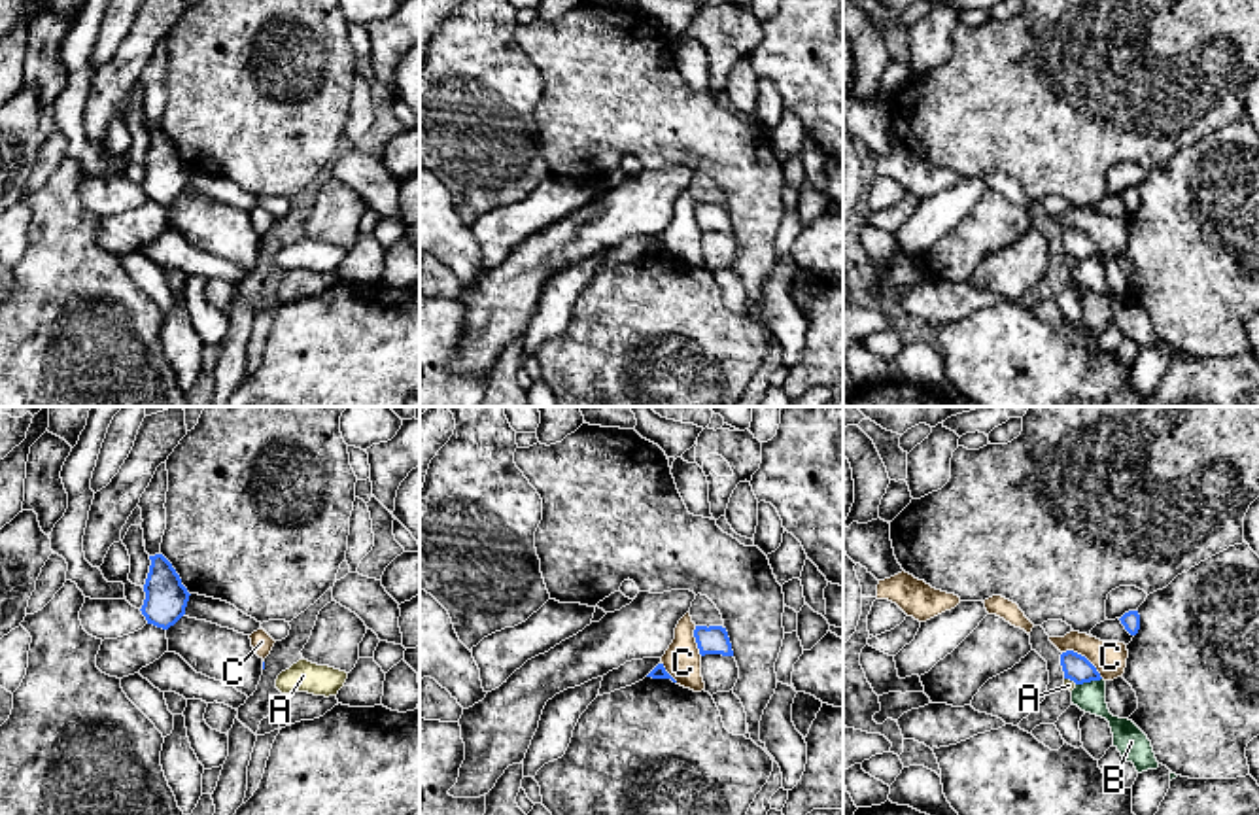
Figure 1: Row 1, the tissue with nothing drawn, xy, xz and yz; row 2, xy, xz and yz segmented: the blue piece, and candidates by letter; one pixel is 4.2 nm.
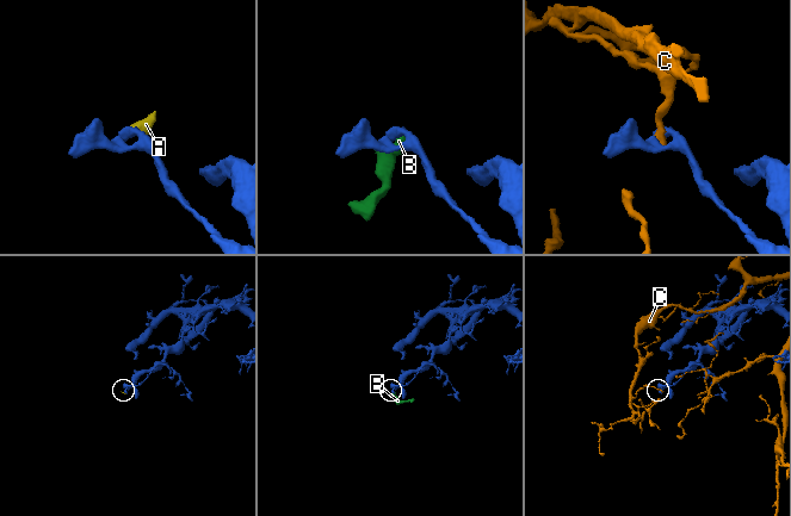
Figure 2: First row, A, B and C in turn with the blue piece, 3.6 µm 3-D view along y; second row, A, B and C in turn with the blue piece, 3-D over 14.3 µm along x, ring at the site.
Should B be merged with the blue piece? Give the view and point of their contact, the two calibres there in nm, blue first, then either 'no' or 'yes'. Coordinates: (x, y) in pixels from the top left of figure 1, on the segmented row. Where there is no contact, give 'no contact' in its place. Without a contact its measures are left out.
yz (1087, 681) | 120/130 nm | no

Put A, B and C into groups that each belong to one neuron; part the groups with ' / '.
A / B / C

